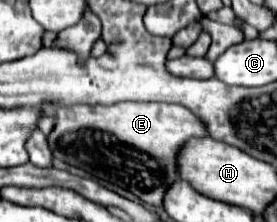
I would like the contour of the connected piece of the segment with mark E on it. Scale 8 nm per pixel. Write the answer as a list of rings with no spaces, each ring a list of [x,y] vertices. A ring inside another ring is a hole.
[[[120,101],[114,105],[70,105],[56,109],[56,123],[48,135],[48,147],[54,159],[74,165],[88,175],[132,191],[148,205],[162,205],[166,189],[178,179],[176,153],[190,137],[206,137],[206,127],[194,113],[182,105]]]

